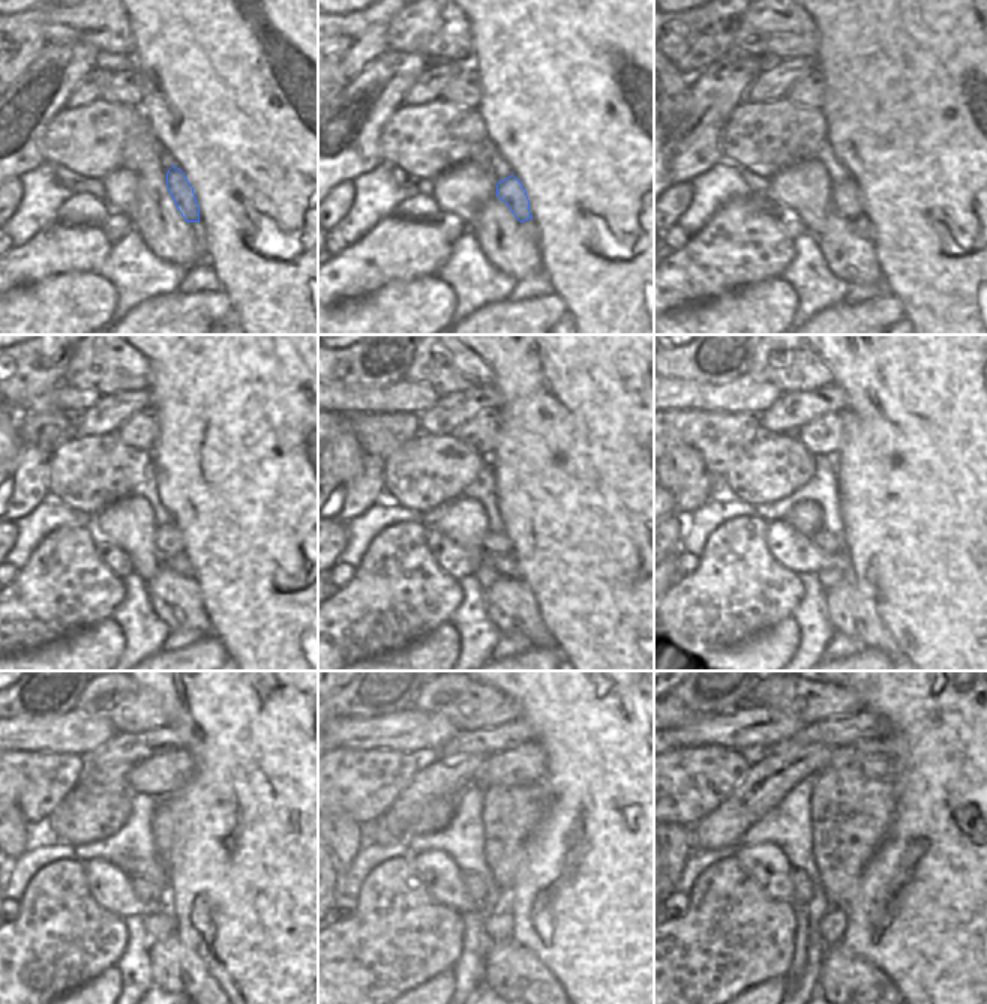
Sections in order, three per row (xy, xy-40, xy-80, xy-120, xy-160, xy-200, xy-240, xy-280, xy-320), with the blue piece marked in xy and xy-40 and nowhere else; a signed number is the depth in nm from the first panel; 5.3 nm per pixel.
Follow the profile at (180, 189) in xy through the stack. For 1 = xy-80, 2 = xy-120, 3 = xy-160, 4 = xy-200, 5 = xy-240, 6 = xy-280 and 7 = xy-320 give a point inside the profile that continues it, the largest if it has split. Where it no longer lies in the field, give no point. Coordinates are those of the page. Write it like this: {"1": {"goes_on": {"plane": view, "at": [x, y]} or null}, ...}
{"1": {"goes_on": {"plane": "xy-80", "at": [845, 198]}}, "2": {"goes_on": {"plane": "xy-120", "at": [167, 539]}}, "3": {"goes_on": {"plane": "xy-160", "at": [494, 544]}}, "4": {"goes_on": {"plane": "xy-200", "at": [825, 542]}}, "5": {"goes_on": {"plane": "xy-240", "at": [147, 892]}}, "6": {"goes_on": {"plane": "xy-280", "at": [477, 889]}}, "7": {"goes_on": {"plane": "xy-320", "at": [803, 890]}}}

